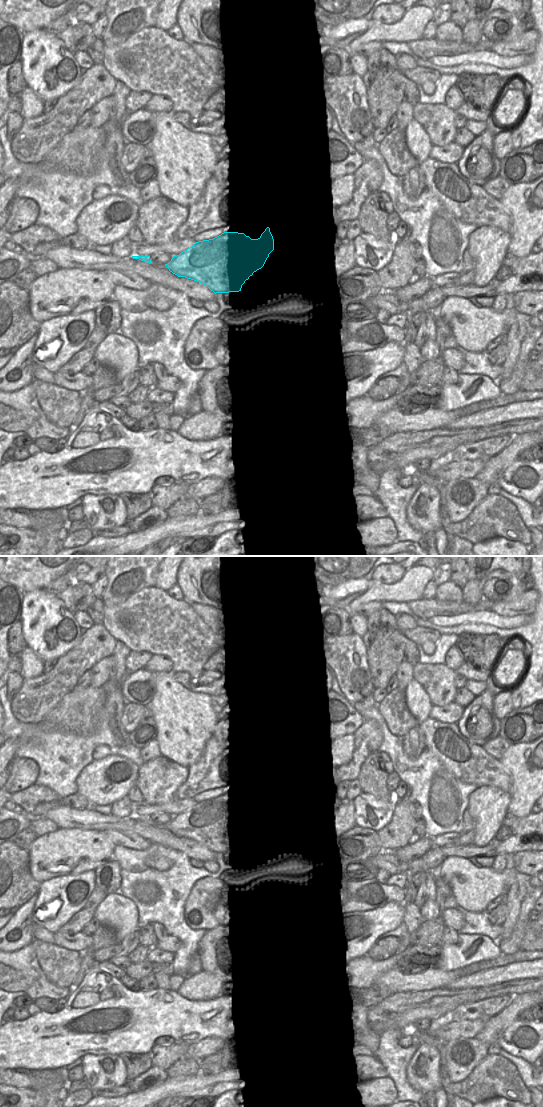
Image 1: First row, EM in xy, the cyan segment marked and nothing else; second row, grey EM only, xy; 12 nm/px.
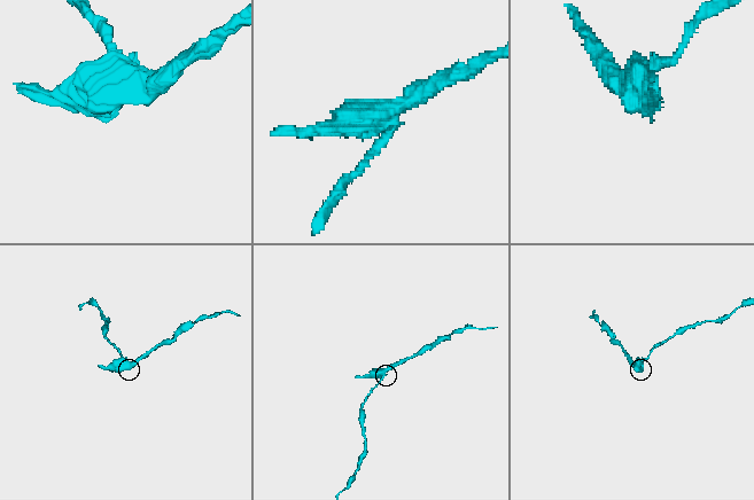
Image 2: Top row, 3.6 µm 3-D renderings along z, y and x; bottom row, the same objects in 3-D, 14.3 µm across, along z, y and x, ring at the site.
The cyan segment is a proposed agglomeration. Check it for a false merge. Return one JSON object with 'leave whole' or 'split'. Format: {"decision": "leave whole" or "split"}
{"decision": "split"}

